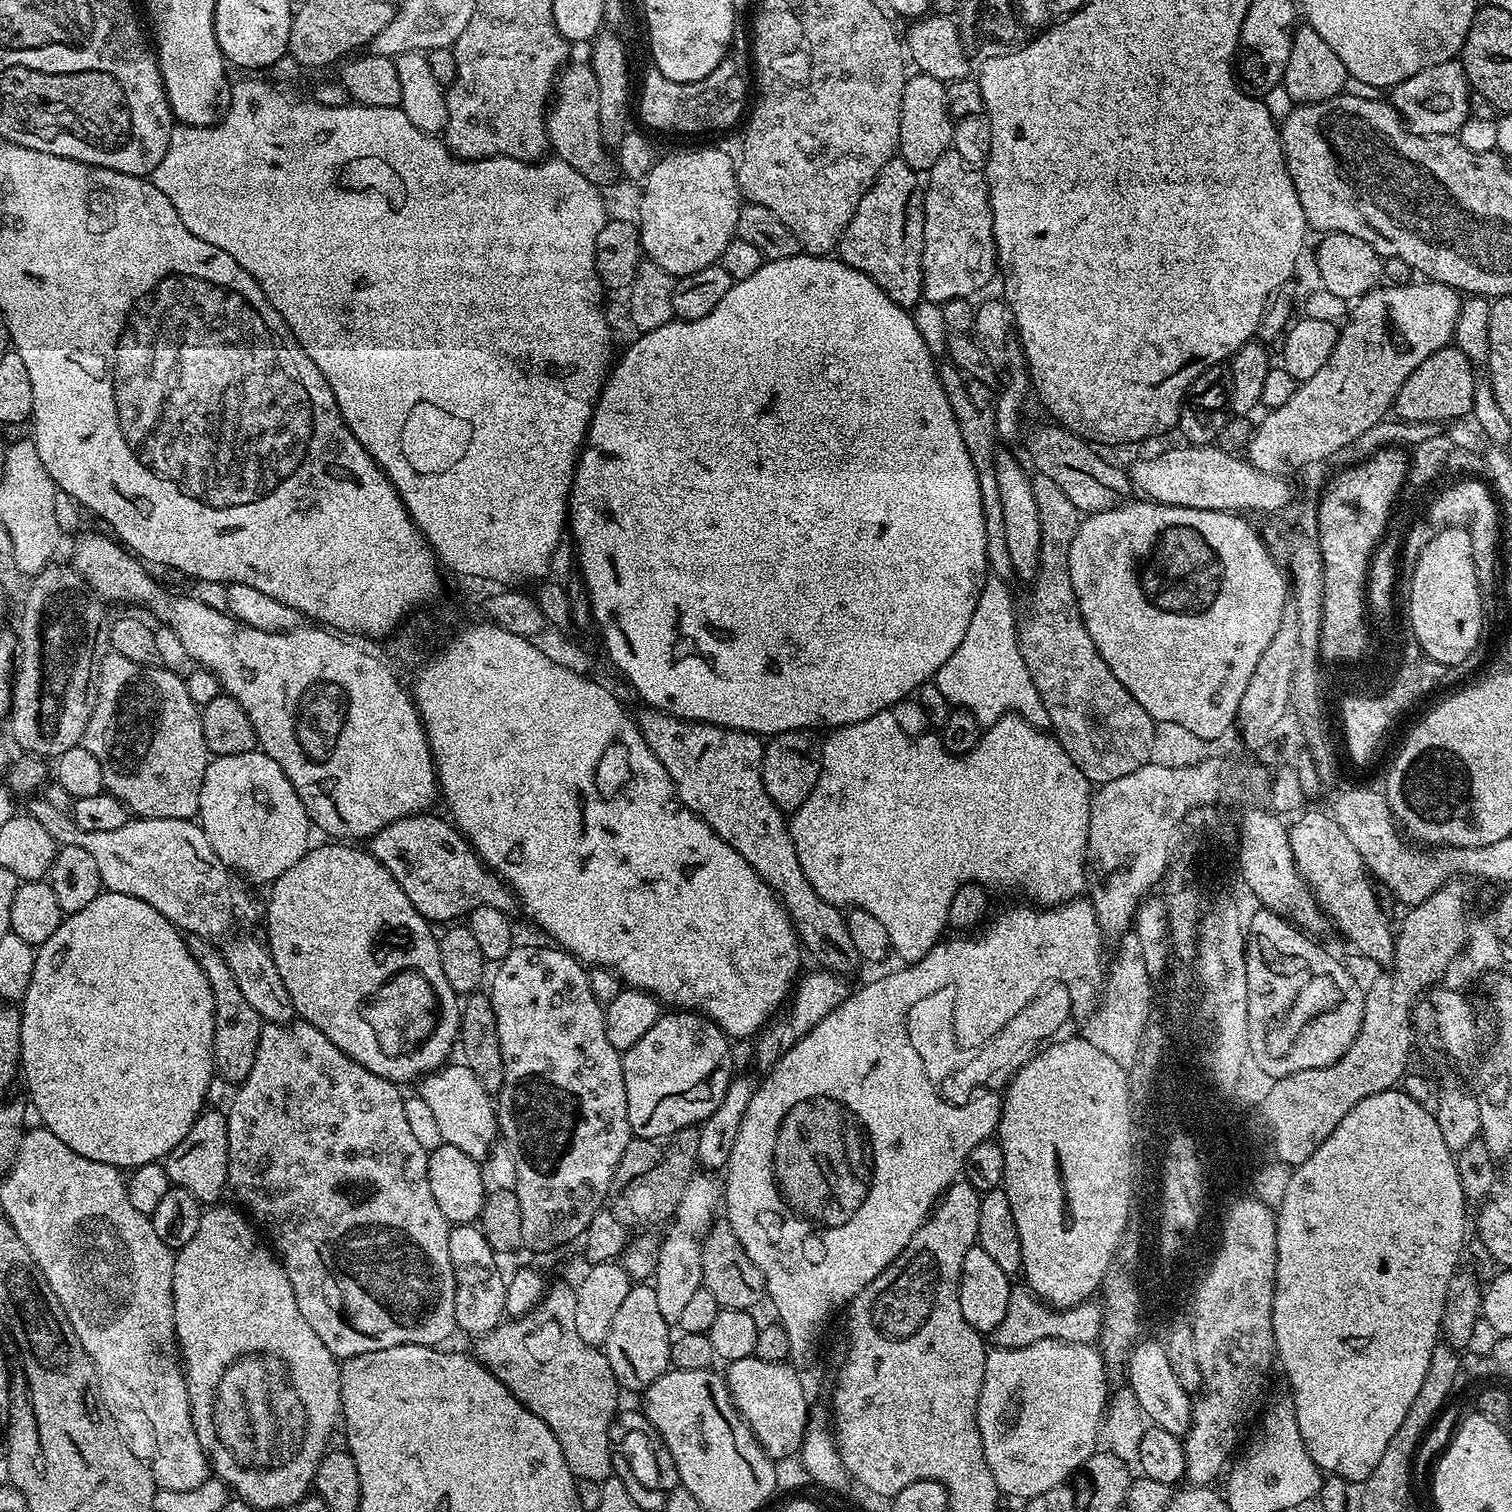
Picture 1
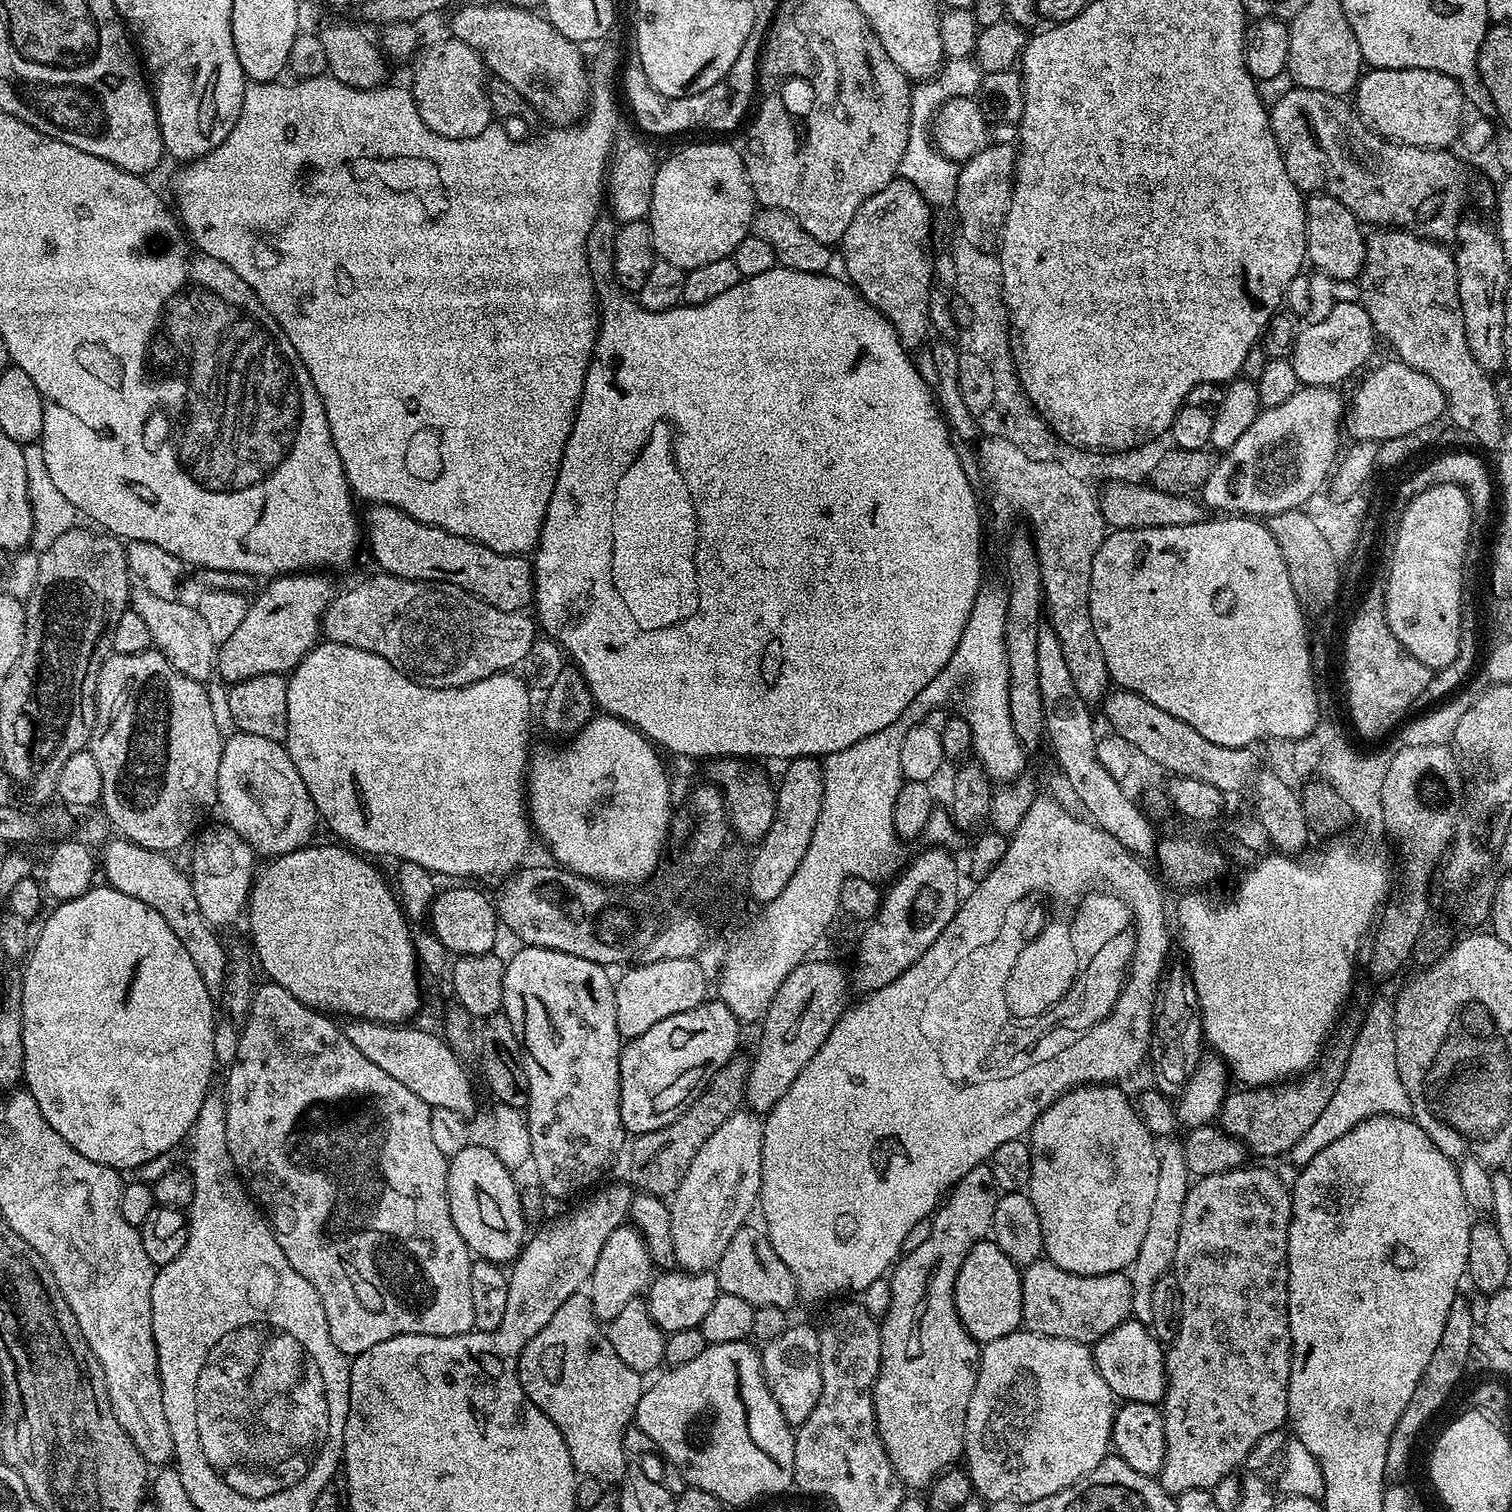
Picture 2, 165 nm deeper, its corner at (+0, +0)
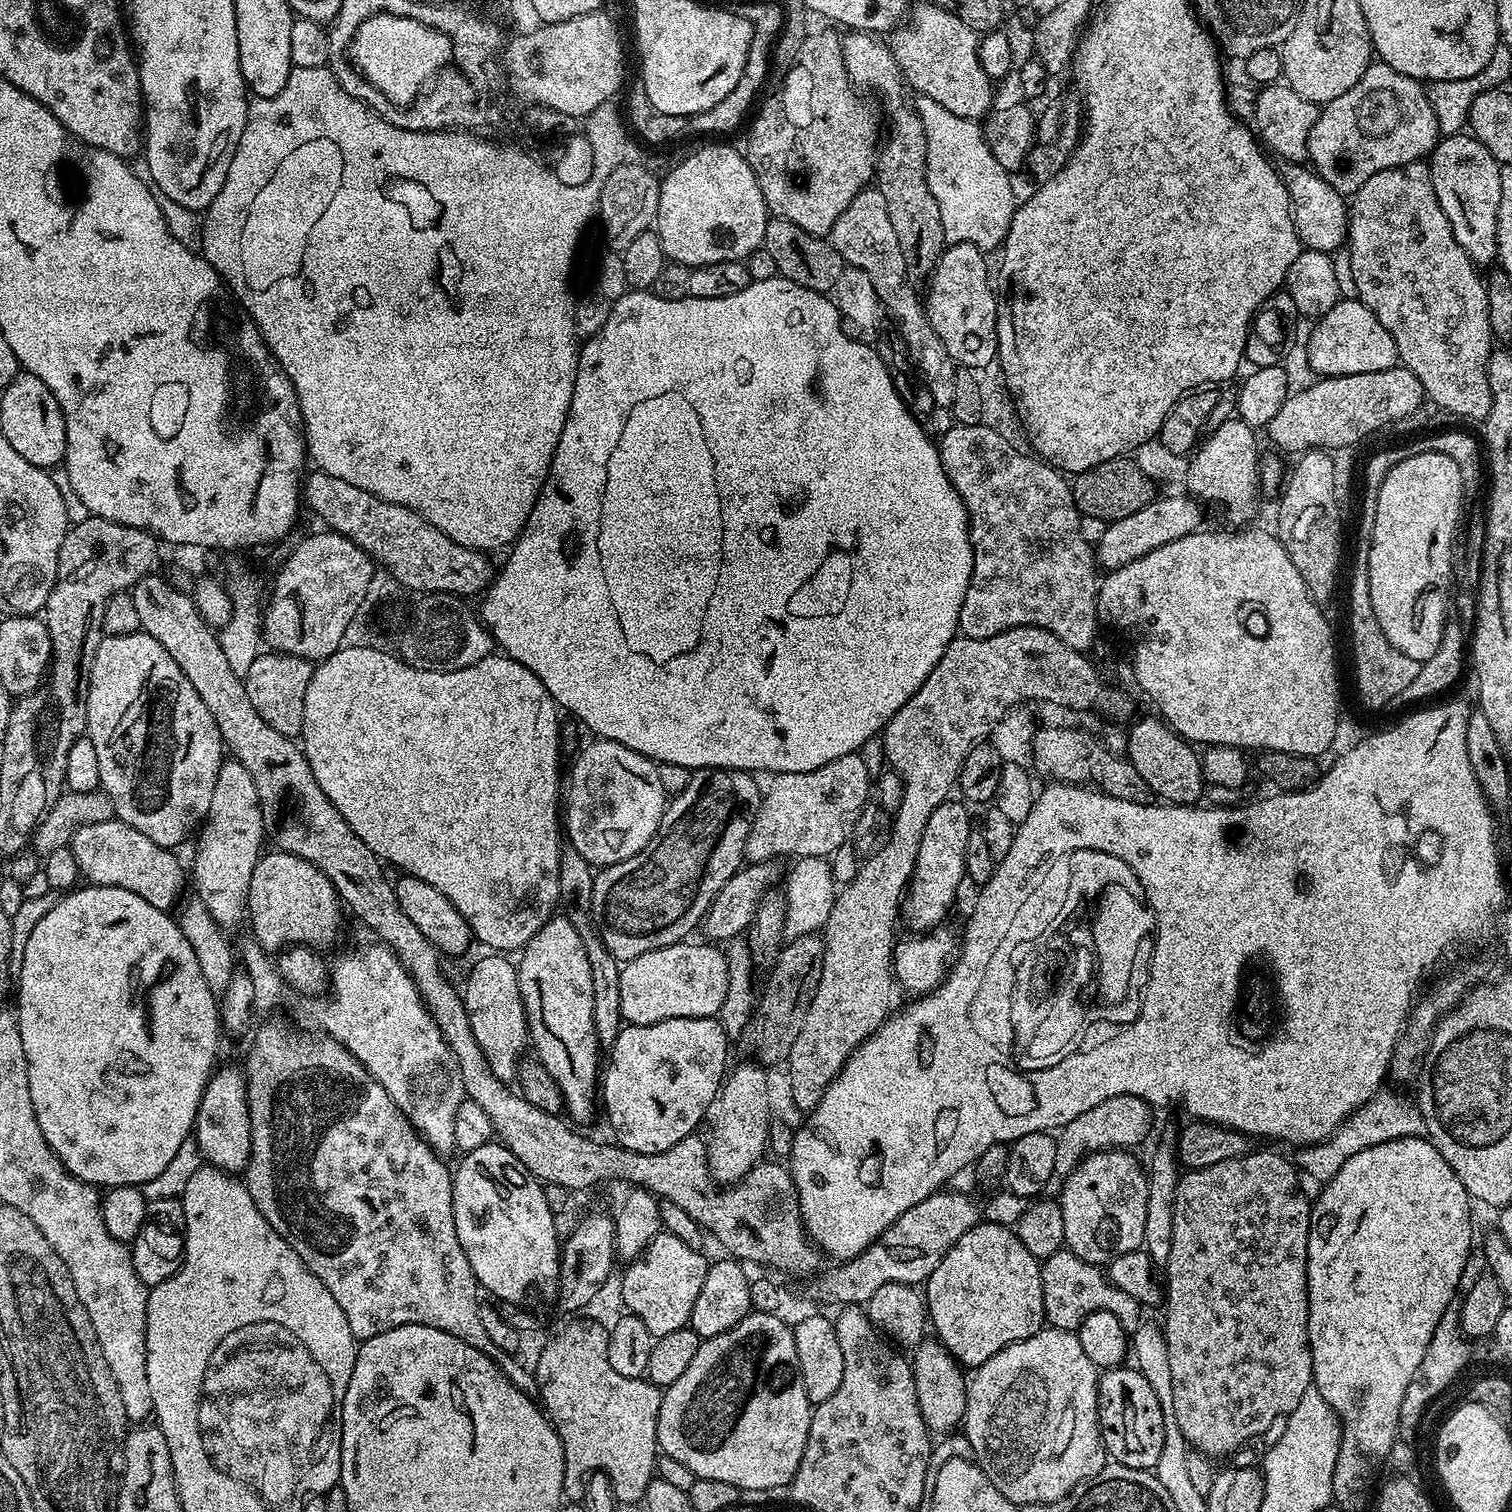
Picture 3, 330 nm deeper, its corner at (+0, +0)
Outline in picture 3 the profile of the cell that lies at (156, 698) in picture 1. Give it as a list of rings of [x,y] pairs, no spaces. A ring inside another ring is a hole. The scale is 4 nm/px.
[[[141,631],[134,634],[104,636],[94,654],[94,662],[90,666],[86,718],[88,719],[86,735],[90,742],[94,742],[94,751],[98,753],[99,791],[104,792],[110,798],[115,819],[121,820],[126,826],[134,826],[134,830],[138,830],[138,834],[146,834],[146,838],[150,838],[150,842],[163,848],[175,849],[176,844],[182,843],[193,831],[192,836],[210,810],[210,797],[214,795],[214,782],[218,782],[218,770],[226,759],[226,749],[214,717],[210,714],[210,710],[206,710],[206,702],[202,702],[202,698],[198,698],[198,690],[194,690],[194,686],[190,686],[190,678],[186,678],[186,674],[182,674],[178,662],[174,662],[174,658],[170,658],[170,654],[166,654],[166,646],[162,646],[162,642],[158,642],[158,638],[150,638],[150,634]]]

